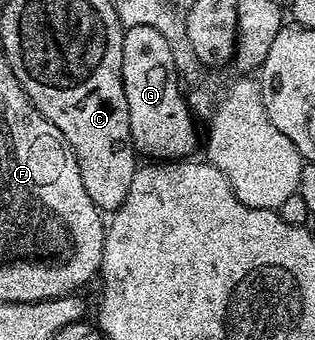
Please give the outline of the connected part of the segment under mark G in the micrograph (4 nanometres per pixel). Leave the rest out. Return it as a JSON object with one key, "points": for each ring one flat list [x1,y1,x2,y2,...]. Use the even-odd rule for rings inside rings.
{"points":[[154,26,130,27,125,29,123,35,123,91,126,92,127,111,130,114,131,141,139,156,152,161,185,160,195,154,193,151,198,143,193,119,195,116,185,94,179,89,180,76,175,69,170,41,171,38,167,34,155,30]]}

